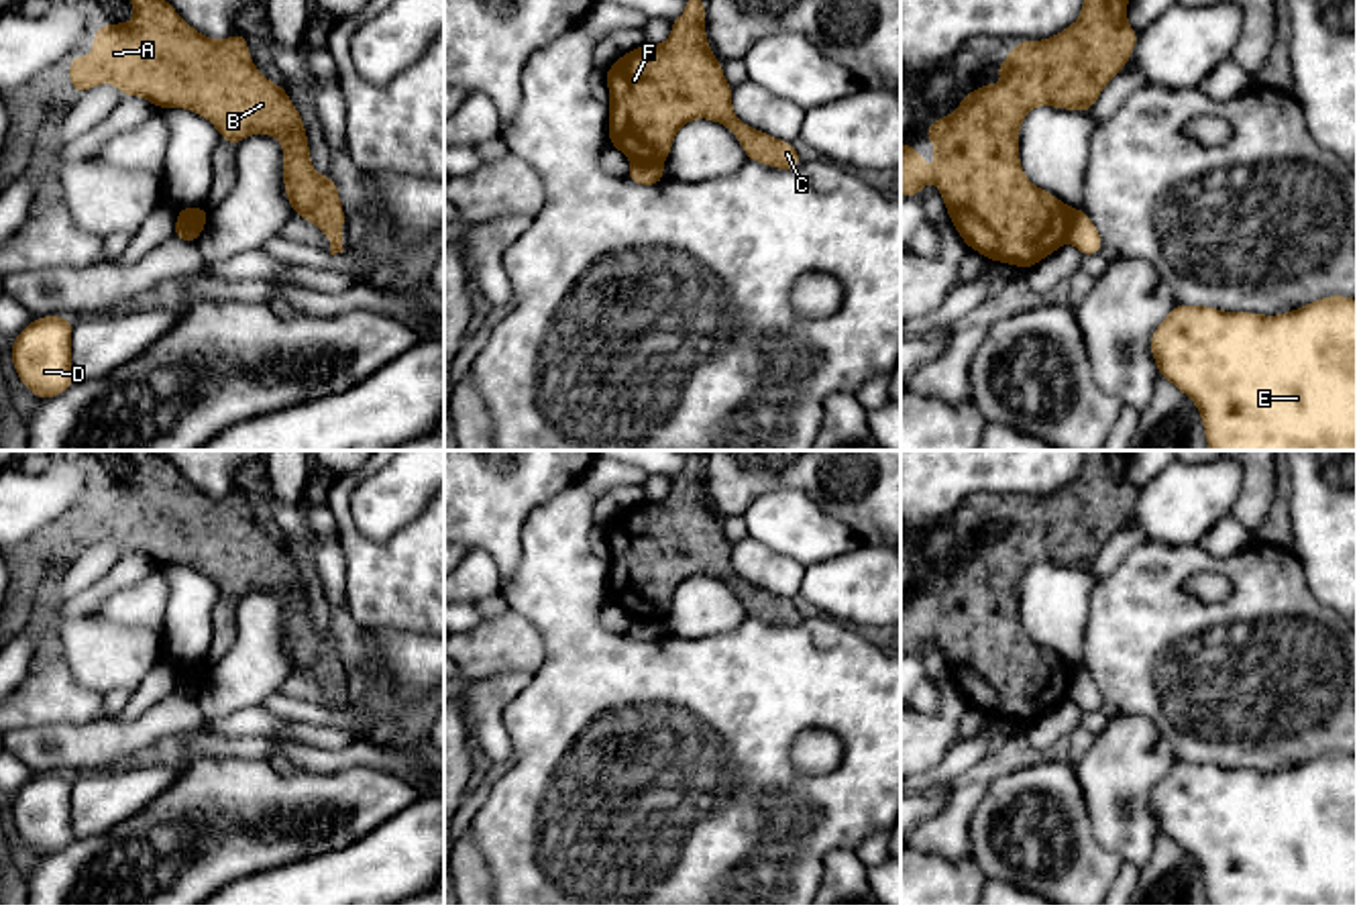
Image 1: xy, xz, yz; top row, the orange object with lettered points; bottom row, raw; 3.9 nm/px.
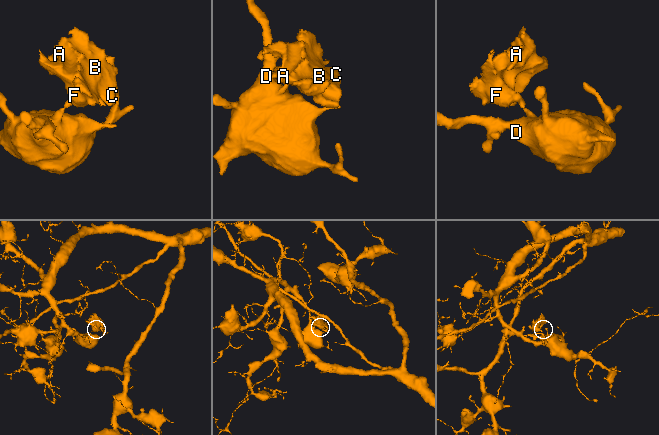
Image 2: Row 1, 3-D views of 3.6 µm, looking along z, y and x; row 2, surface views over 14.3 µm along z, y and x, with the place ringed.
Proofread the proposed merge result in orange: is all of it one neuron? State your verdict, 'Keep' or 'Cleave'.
Cleave

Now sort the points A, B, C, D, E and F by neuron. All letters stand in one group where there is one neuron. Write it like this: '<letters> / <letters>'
A B C F / D E

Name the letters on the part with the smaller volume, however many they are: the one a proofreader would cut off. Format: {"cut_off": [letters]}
{"cut_off": ["A", "B", "C", "F"]}

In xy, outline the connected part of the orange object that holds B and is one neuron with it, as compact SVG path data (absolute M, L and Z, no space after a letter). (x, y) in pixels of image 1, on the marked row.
M130 0L134 18L94 31L90 57L69 59L69 82L77 94L98 84L116 84L122 98L143 96L155 108L185 108L208 118L232 147L249 135L273 135L283 145L283 185L293 214L316 224L330 238L330 255L342 253L344 208L334 177L322 177L310 161L304 120L281 86L269 82L251 61L242 33L212 41L192 29L167 0Z

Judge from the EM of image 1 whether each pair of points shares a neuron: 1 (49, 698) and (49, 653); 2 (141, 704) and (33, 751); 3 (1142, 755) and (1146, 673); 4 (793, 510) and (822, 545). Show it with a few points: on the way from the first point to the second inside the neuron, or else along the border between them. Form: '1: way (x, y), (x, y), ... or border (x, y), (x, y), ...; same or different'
1: way (49, 687), (49, 663); same
2: border (161, 700), (133, 720), (115, 718); different
3: border (1119, 712), (1142, 714), (1170, 744), (1172, 753); different
4: way (795, 518), (813, 537); same

